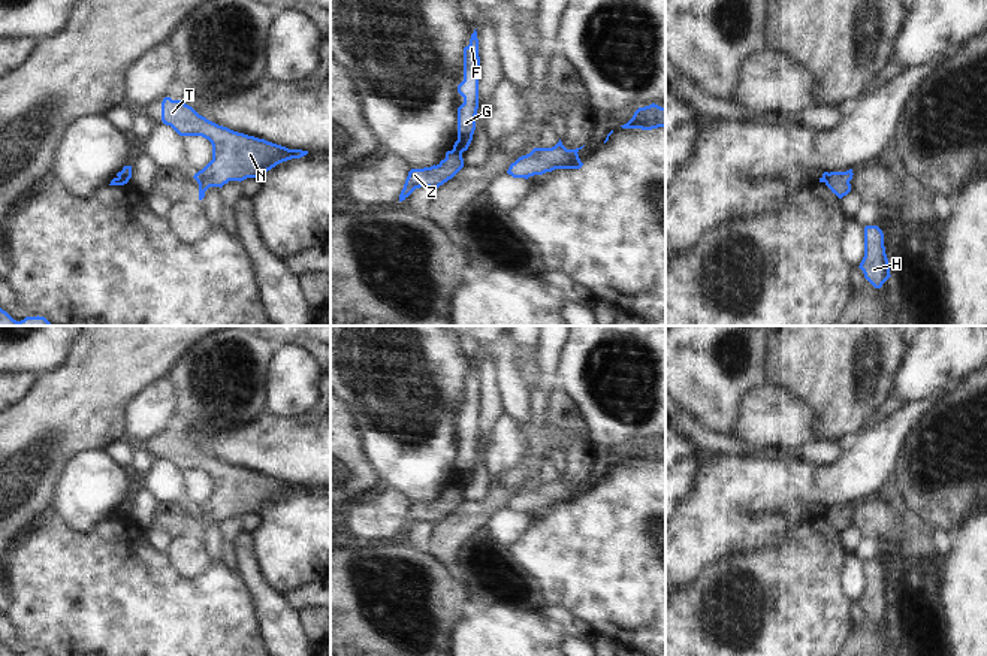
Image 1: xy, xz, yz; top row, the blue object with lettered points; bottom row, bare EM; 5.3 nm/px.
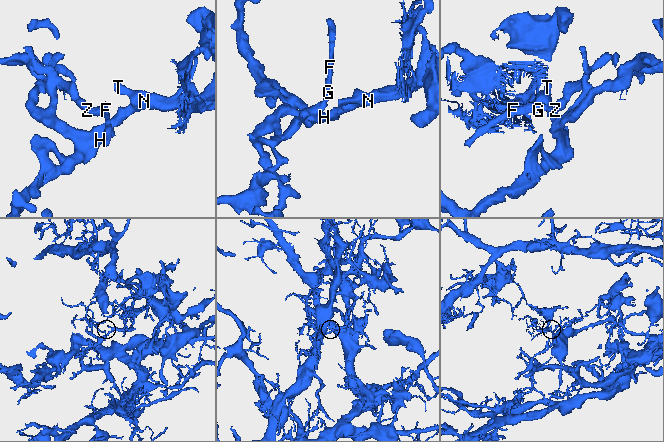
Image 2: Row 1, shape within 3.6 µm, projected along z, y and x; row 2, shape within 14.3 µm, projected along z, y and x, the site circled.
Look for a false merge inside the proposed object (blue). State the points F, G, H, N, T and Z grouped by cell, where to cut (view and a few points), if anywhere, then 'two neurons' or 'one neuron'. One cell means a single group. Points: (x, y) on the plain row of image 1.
groups F G / H N T Z; cut xz (452, 484), (461, 489); two neurons

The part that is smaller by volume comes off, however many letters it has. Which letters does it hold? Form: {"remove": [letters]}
{"remove": ["F", "G"]}

